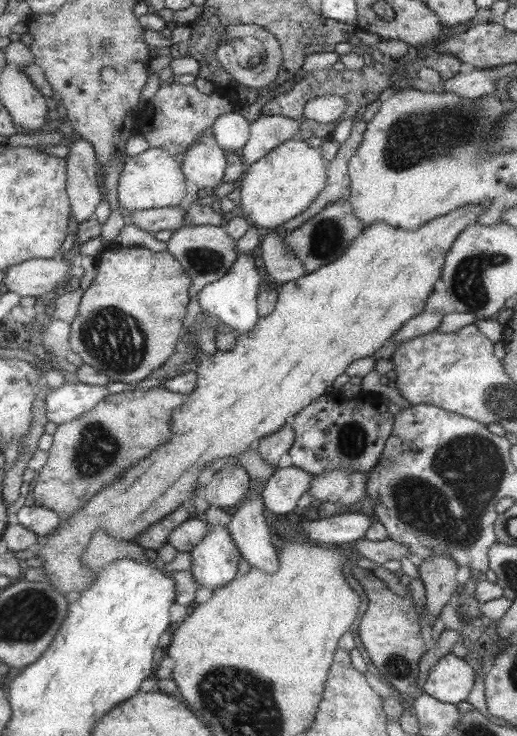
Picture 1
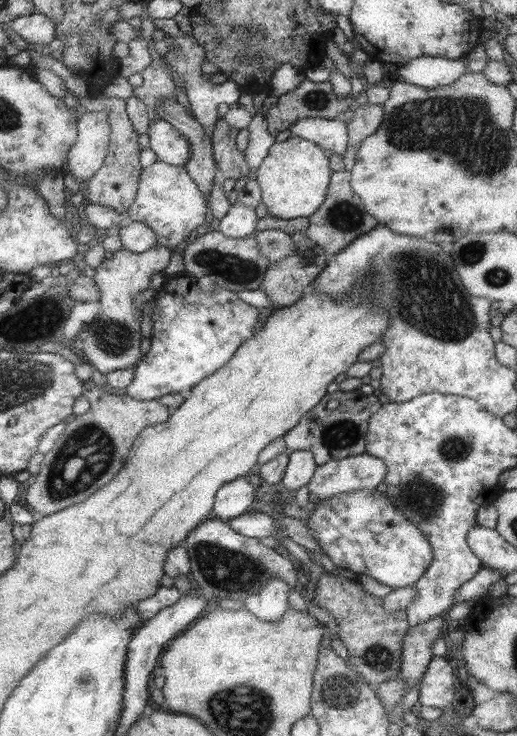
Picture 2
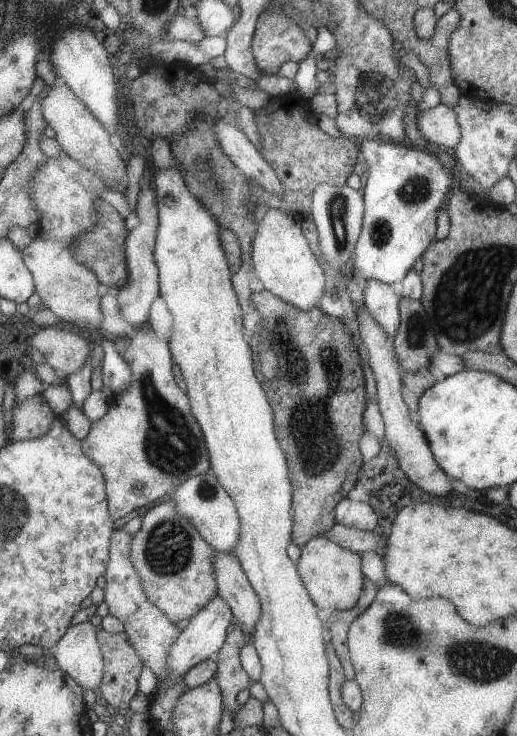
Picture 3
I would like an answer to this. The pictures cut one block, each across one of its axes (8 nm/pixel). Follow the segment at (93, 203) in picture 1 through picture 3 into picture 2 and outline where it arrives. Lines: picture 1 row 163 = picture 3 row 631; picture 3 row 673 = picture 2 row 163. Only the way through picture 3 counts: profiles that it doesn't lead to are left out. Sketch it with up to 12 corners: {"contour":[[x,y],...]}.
{"contour":[[79,116],[66,168],[85,187],[107,154],[108,116]]}

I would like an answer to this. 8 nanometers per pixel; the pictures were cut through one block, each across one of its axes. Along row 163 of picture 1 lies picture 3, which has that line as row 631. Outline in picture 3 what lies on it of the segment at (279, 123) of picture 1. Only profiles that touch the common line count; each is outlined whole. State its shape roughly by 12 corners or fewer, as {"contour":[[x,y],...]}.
{"contour":[[214,550],[218,596],[249,637],[259,598],[233,553]]}

